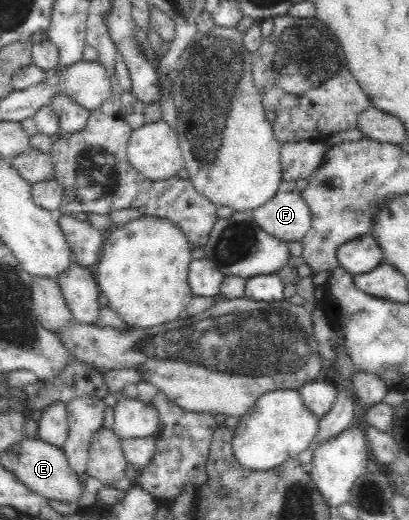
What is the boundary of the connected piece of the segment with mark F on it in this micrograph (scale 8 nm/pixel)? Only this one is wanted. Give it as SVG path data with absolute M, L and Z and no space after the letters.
M280 188L264 206L253 211L256 223L282 241L301 241L311 228L311 212L298 190Z

